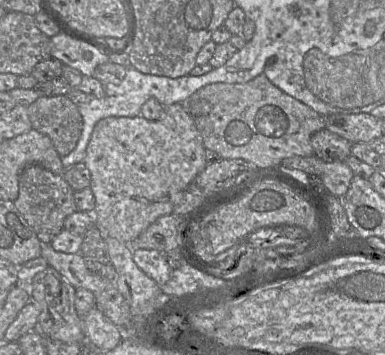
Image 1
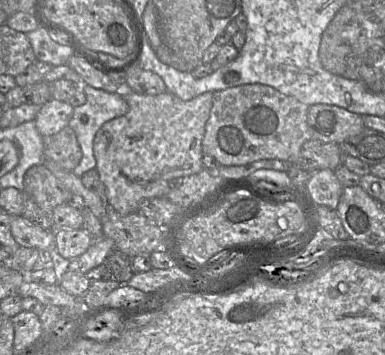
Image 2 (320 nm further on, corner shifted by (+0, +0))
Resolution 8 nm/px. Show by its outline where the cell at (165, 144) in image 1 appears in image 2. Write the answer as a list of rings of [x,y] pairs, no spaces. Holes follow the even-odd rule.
[[[122,89],[122,94],[129,105],[128,112],[102,125],[95,135],[93,151],[95,169],[106,187],[108,207],[127,215],[137,212],[144,200],[166,197],[175,182],[204,168],[202,140],[212,107],[213,92],[203,93],[189,101],[183,101],[168,91],[146,95]]]

